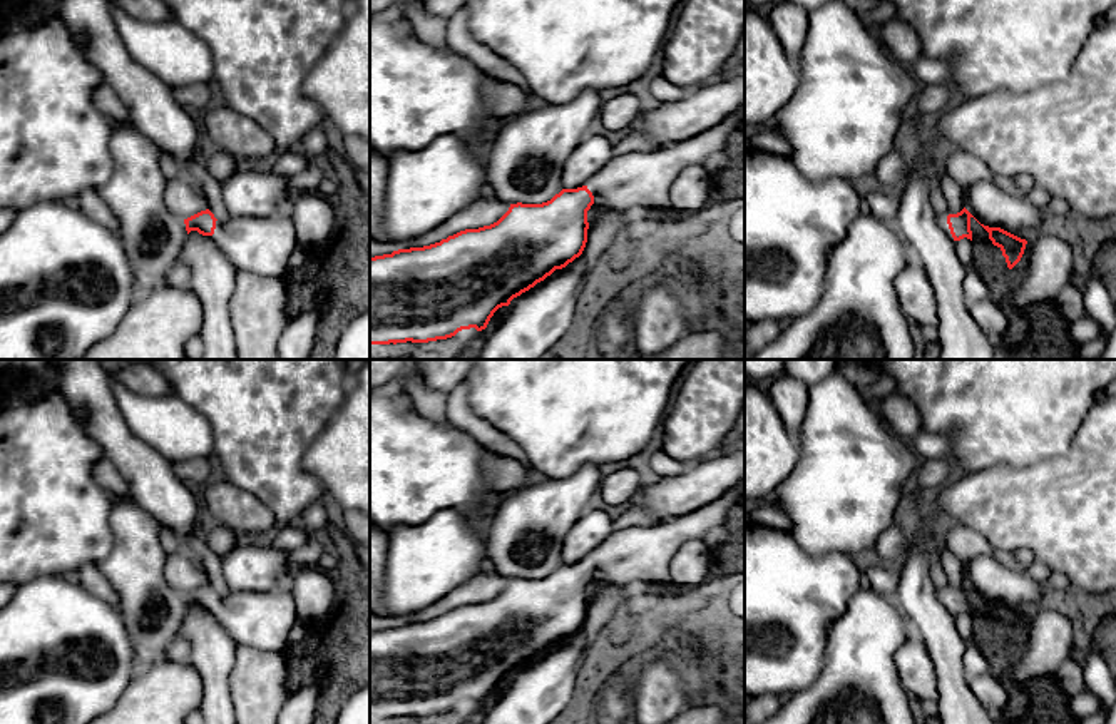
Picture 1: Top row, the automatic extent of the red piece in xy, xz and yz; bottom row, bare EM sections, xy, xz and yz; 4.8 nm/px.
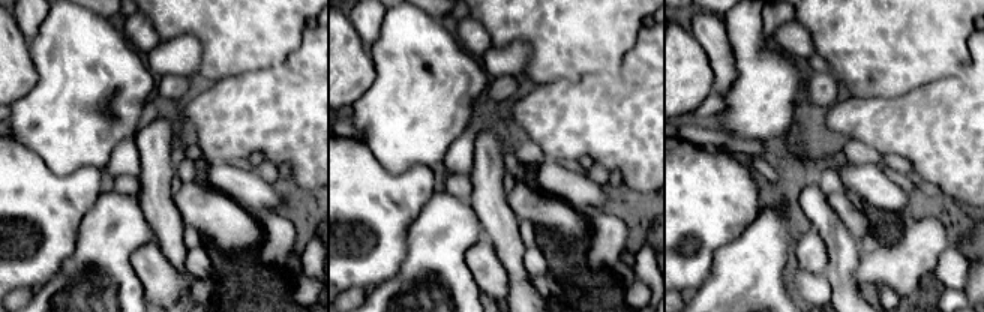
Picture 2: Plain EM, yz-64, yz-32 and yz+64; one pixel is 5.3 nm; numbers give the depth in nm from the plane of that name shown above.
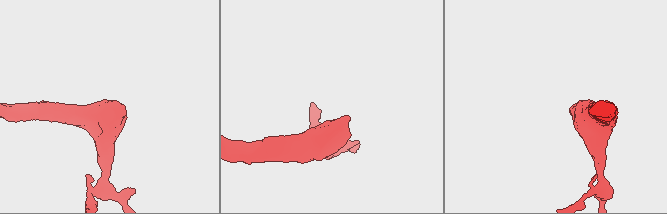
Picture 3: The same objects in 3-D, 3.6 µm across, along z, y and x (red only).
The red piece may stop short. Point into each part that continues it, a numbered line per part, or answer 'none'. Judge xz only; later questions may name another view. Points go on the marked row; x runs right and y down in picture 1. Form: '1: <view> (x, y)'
1: xz (638, 181)

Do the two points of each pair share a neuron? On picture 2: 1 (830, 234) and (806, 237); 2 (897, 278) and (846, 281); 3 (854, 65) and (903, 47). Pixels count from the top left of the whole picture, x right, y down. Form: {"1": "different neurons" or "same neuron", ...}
{"1": "different neurons", "2": "different neurons", "3": "same neuron"}

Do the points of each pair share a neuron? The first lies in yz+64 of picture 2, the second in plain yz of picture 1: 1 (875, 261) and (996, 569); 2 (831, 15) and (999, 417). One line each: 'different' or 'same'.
1: different
2: same

